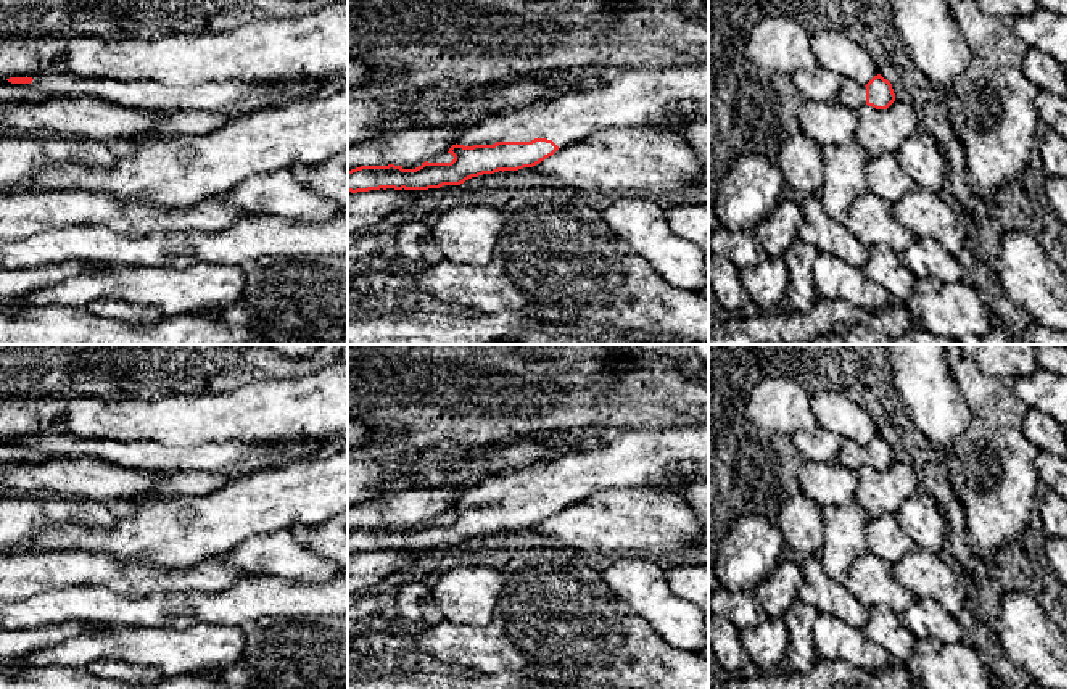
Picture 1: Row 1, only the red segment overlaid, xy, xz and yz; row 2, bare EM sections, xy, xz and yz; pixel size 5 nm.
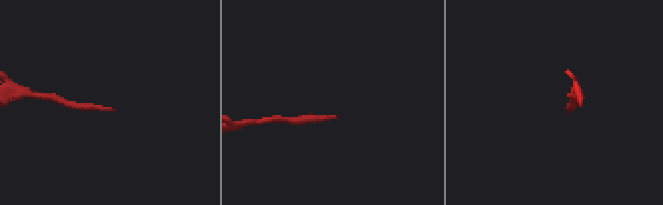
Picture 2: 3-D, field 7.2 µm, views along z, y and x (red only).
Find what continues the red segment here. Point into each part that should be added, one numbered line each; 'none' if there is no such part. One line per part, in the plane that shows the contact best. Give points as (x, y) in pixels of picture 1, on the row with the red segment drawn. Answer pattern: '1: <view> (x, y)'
1: xz (631, 99)

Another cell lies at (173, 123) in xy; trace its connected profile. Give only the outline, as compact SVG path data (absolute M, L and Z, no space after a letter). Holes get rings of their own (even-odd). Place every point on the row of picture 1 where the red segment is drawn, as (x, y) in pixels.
M296 79L295 95L277 95L272 100L250 100L243 101L225 113L206 113L193 109L158 109L158 126L153 129L153 138L179 138L179 137L196 137L214 130L219 130L224 124L232 122L245 114L270 108L283 106L298 98L314 98L314 92L320 85L322 79Z

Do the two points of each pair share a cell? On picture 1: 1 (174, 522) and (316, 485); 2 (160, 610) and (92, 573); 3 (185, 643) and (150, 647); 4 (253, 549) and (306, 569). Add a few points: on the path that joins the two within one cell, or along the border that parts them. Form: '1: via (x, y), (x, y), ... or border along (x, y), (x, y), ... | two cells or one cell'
1: via (210, 522), (218, 522), (240, 509), (280, 496) | one cell
2: border along (95, 586), (105, 586), (119, 594), (169, 593) | two cells
3: via (177, 647), (158, 647) | one cell
4: via (266, 552), (277, 552), (293, 561) | one cell

